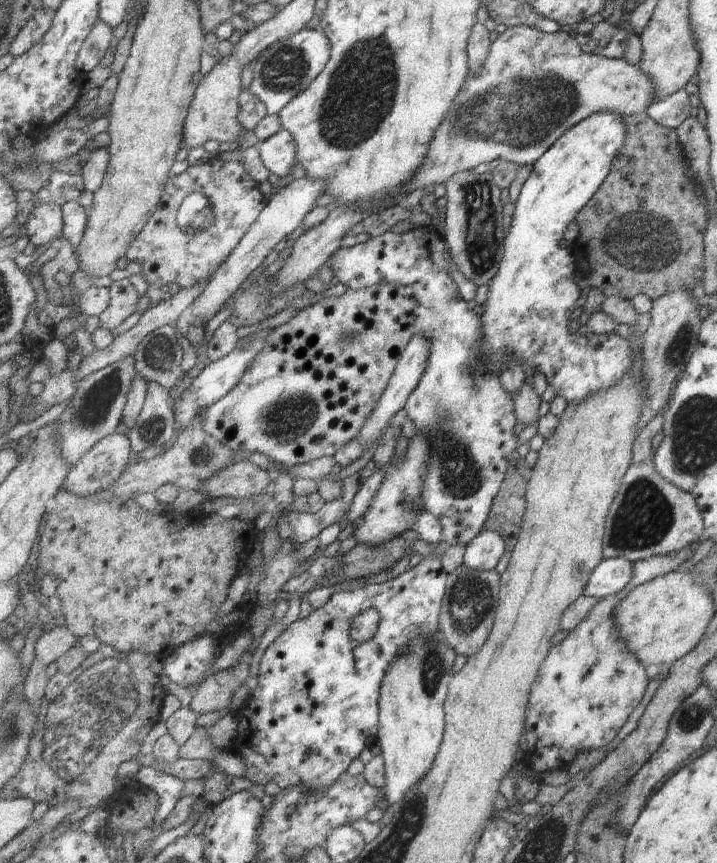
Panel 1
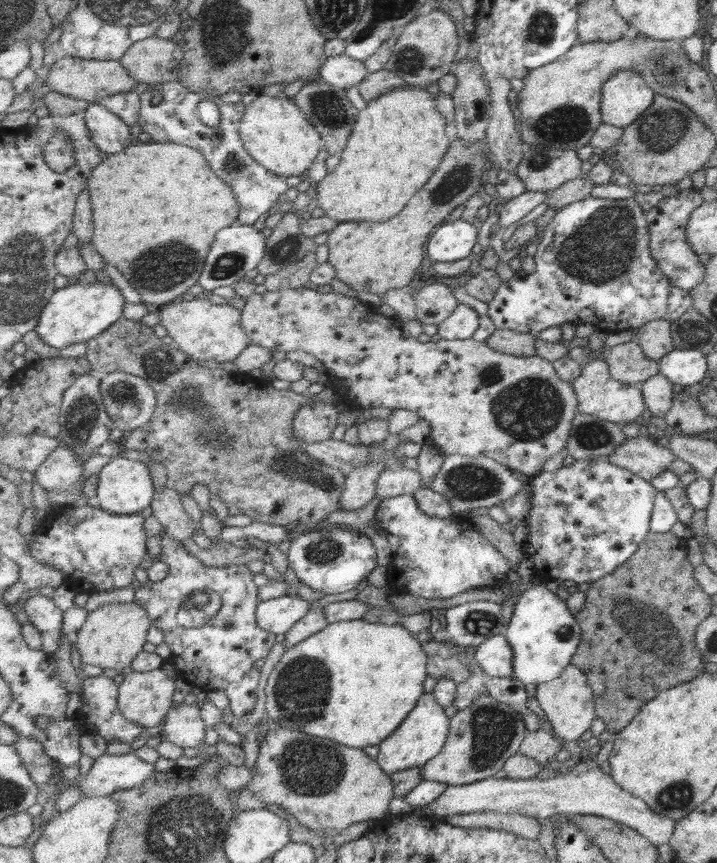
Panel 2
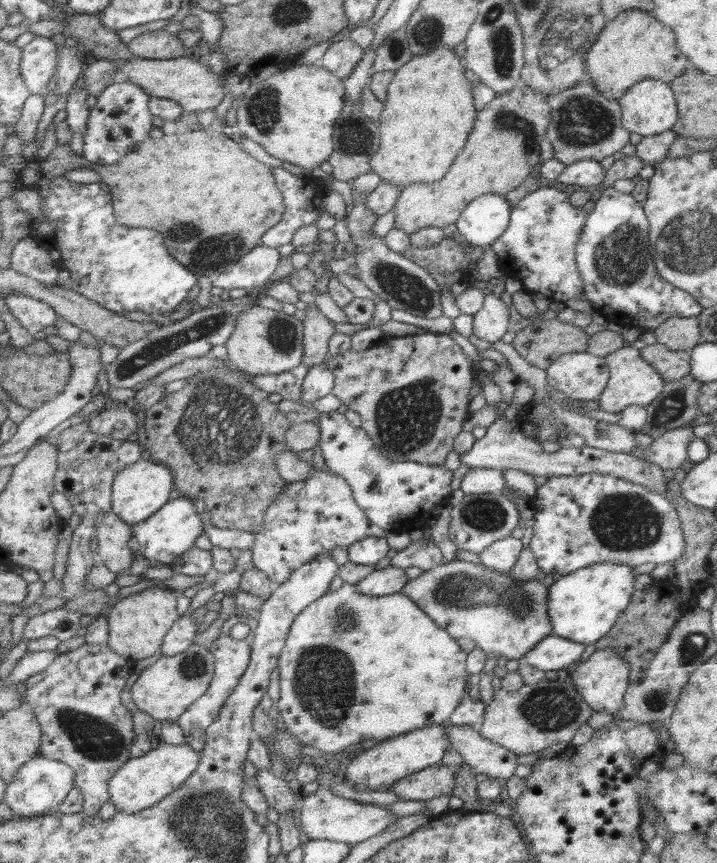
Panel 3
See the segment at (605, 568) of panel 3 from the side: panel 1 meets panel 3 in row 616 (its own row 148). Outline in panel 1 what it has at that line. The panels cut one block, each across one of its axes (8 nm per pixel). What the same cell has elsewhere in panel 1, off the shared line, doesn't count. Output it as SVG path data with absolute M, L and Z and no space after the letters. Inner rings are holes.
M597 112L583 122L579 122L562 139L557 140L547 153L533 165L522 191L515 203L512 223L505 238L505 254L497 276L490 283L488 299L482 314L486 321L487 356L491 356L491 372L501 373L509 356L519 356L523 360L523 370L543 373L556 396L565 398L567 404L582 404L593 392L613 388L630 372L634 364L633 349L629 339L621 338L615 332L603 335L586 333L584 336L571 334L569 323L577 298L586 295L575 282L575 258L567 251L563 236L571 222L579 217L591 198L603 187L611 175L614 162L626 143L627 120L615 112Z

